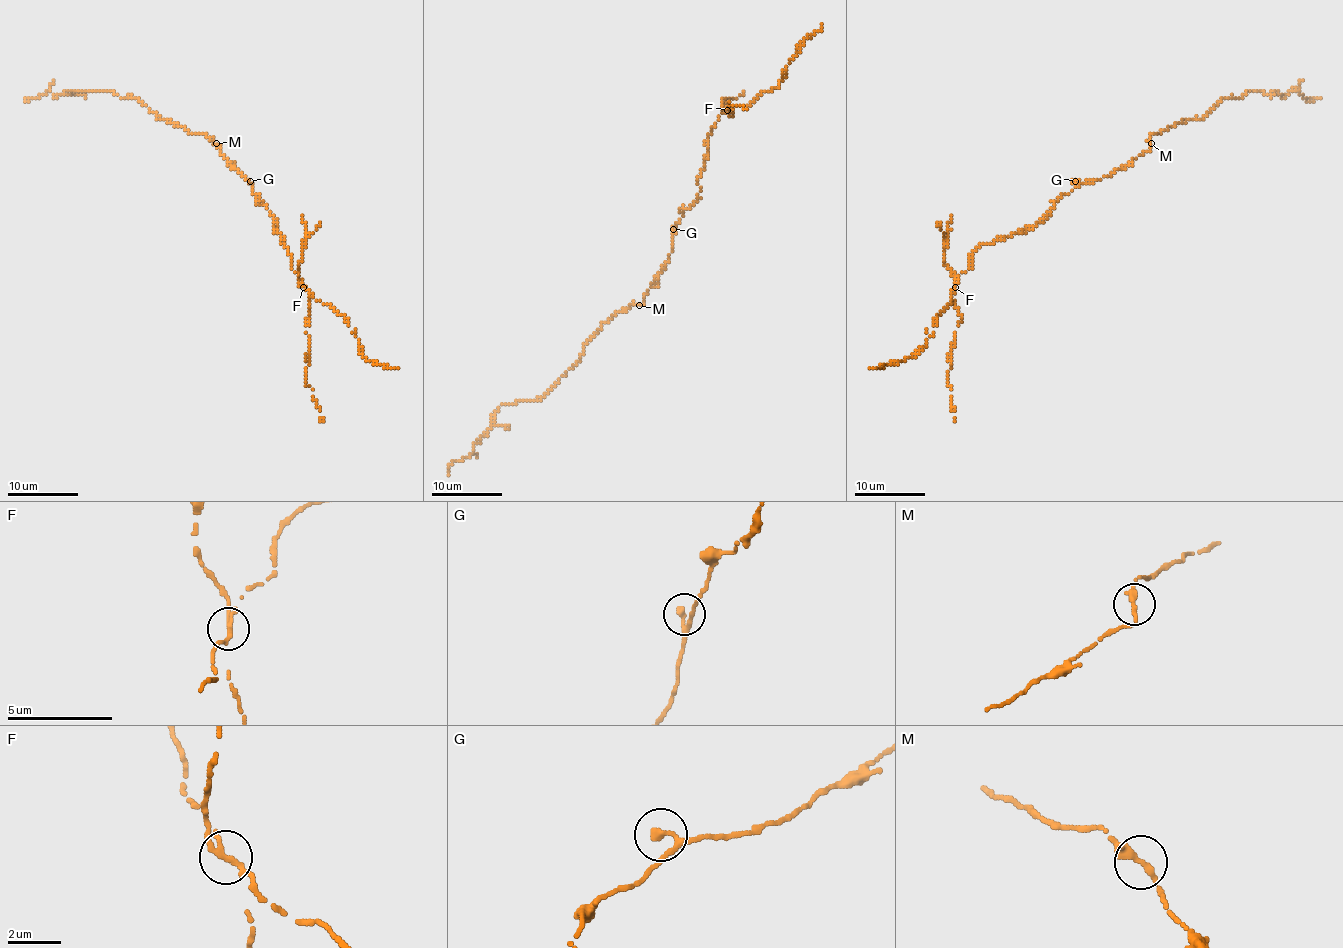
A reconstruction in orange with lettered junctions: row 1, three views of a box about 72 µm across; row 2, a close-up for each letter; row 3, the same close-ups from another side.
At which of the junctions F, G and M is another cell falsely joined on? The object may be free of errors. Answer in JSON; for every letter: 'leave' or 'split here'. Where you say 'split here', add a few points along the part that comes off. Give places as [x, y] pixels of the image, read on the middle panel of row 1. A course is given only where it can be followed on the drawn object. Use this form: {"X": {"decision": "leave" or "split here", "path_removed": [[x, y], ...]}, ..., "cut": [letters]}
{"F": {"decision": "split here", "path_removed": [[726, 110], [734, 110], [730, 115], [732, 105], [728, 101], [746, 110]]}, "G": {"decision": "leave"}, "M": {"decision": "leave"}, "cut": ["F"]}

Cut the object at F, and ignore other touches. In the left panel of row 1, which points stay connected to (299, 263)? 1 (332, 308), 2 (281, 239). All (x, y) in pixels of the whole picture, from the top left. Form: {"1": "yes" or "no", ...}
{"1": "no", "2": "no"}

